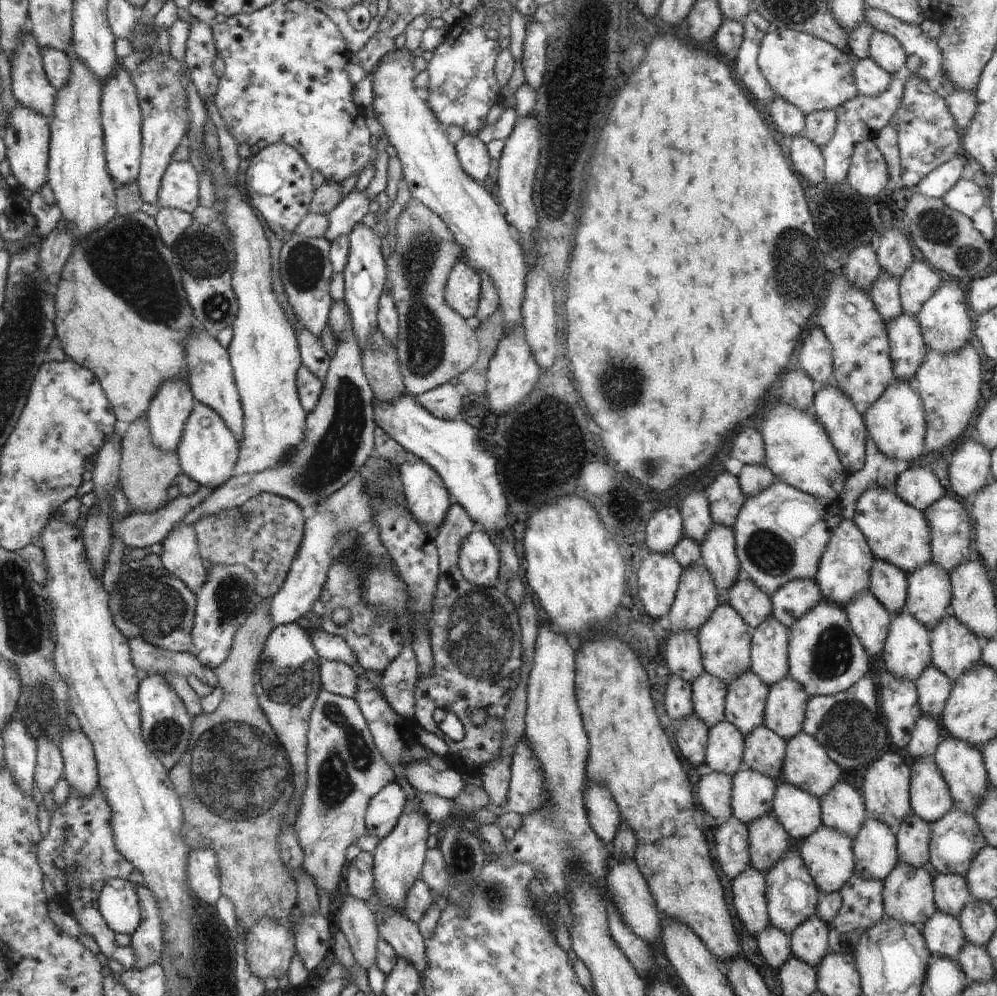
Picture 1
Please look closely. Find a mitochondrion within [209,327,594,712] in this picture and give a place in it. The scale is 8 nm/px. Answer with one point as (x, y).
(478, 633)

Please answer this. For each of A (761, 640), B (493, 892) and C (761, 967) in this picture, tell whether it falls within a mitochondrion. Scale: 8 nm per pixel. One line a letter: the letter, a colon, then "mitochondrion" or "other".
A: other
B: mitochondrion
C: other

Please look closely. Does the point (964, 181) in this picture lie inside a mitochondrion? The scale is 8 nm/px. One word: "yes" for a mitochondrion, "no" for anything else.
no

